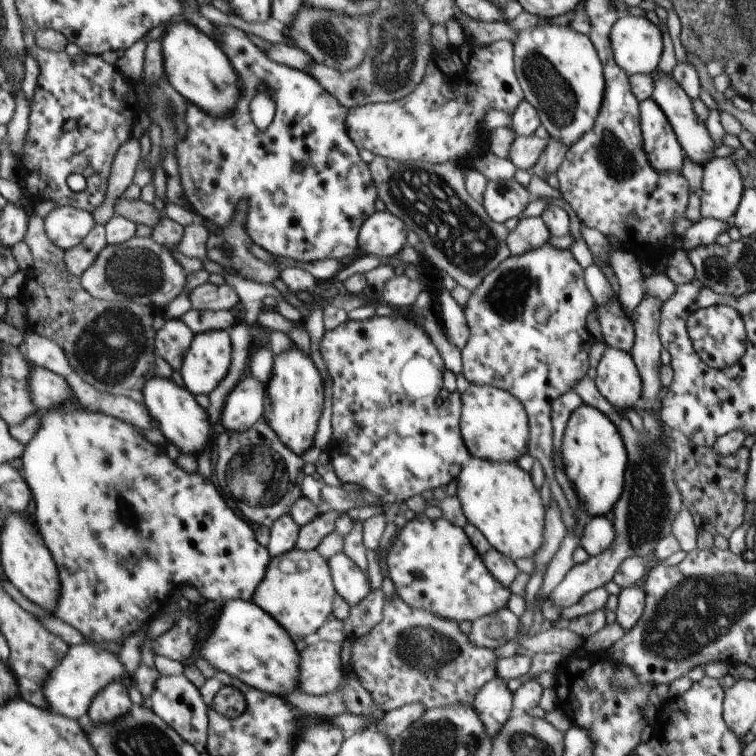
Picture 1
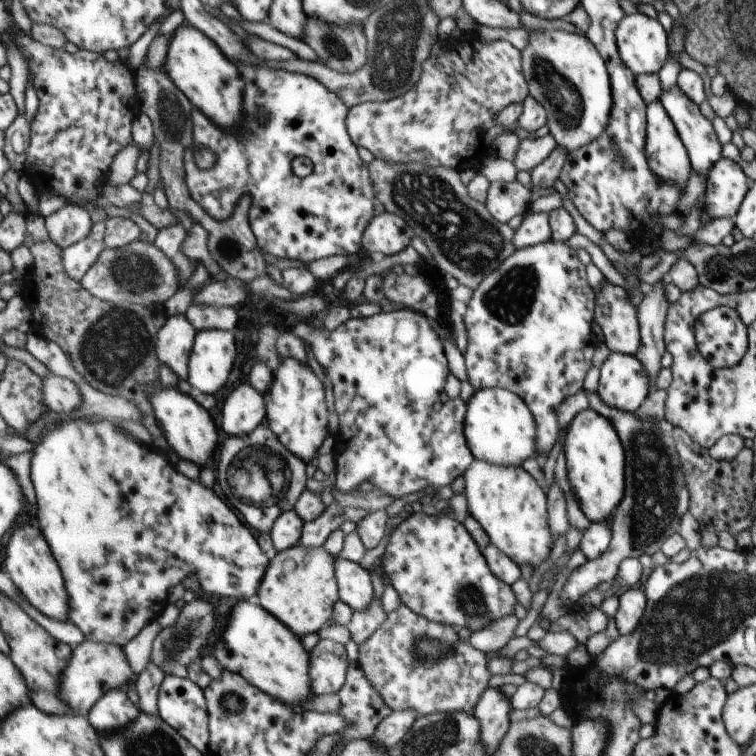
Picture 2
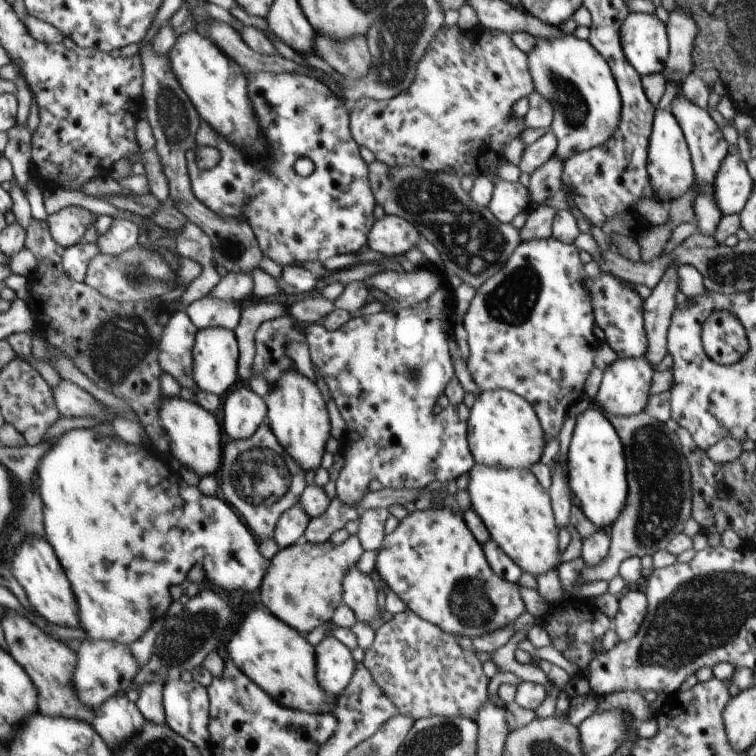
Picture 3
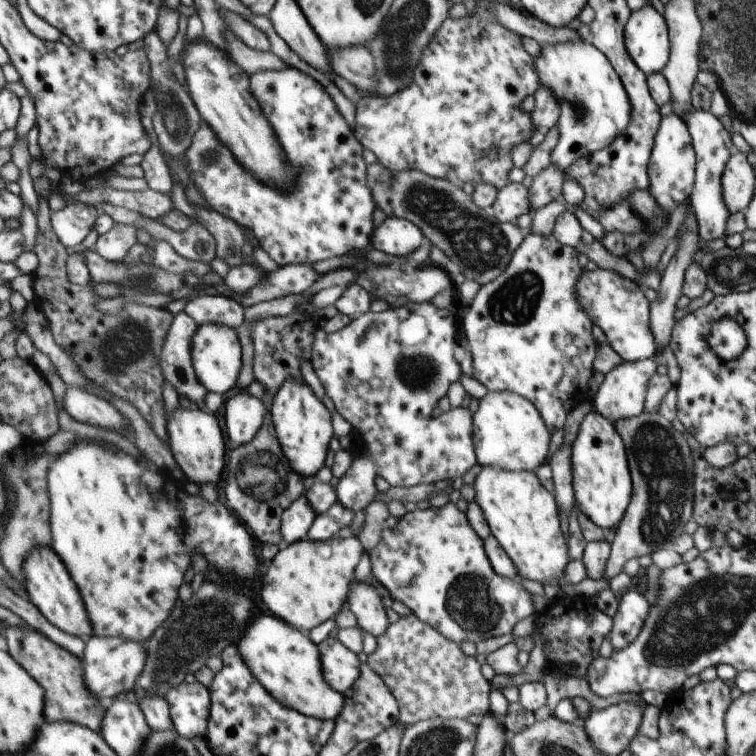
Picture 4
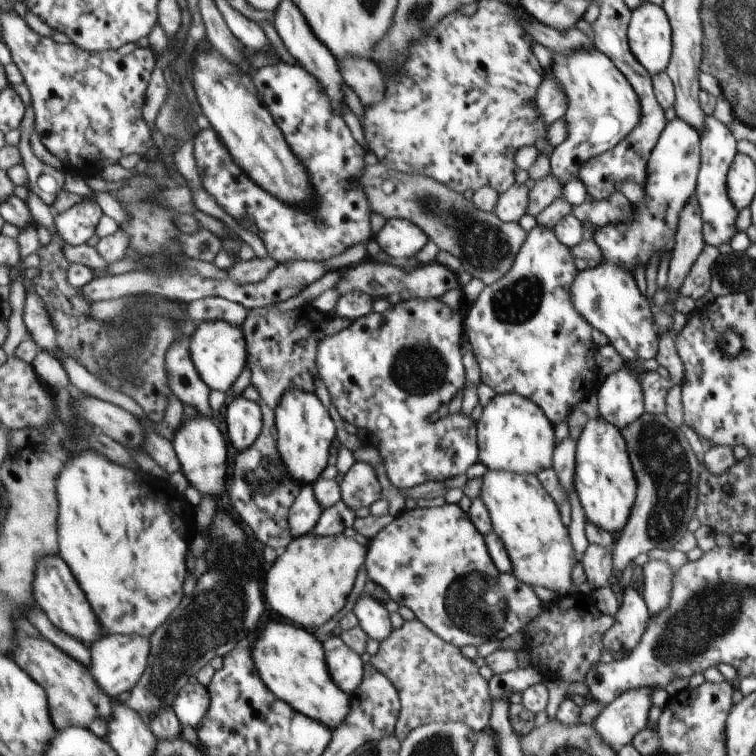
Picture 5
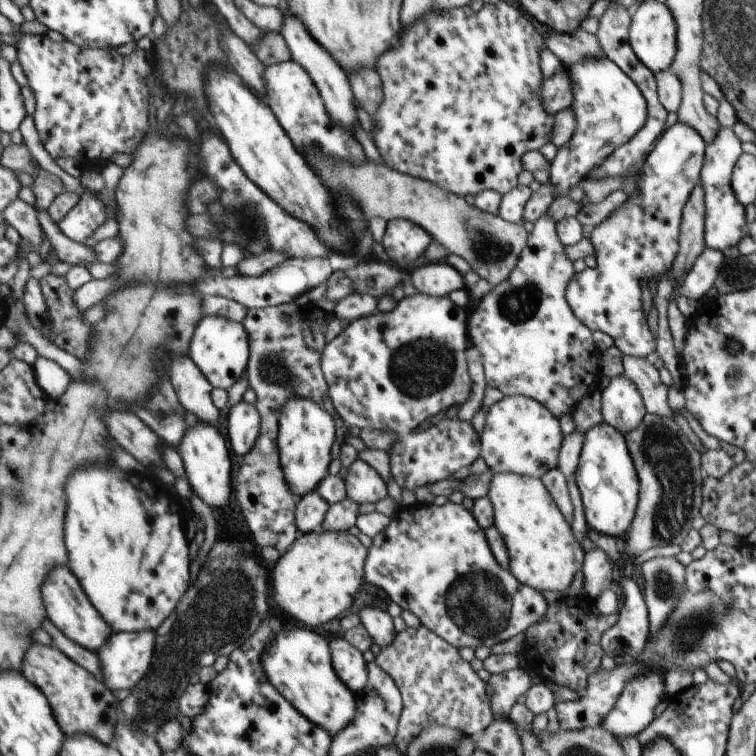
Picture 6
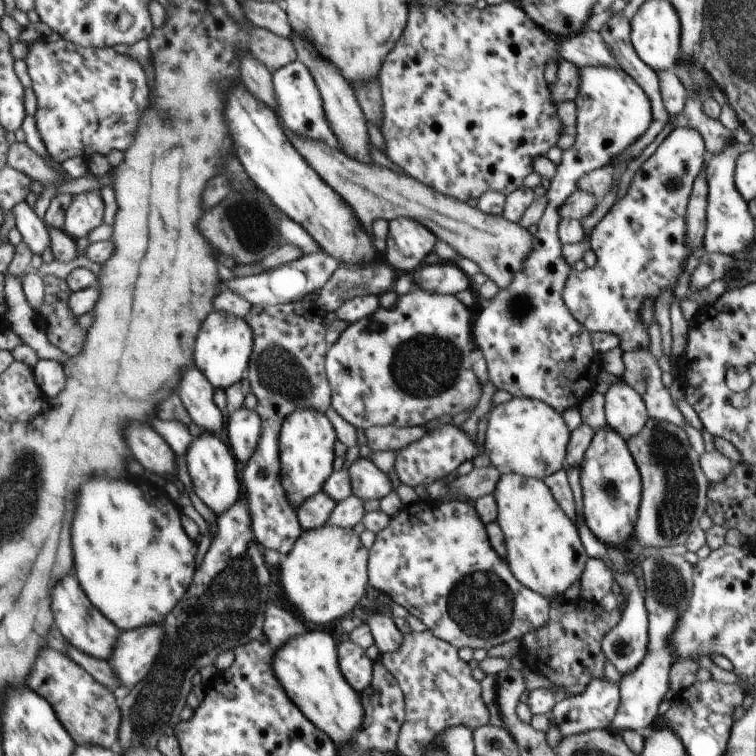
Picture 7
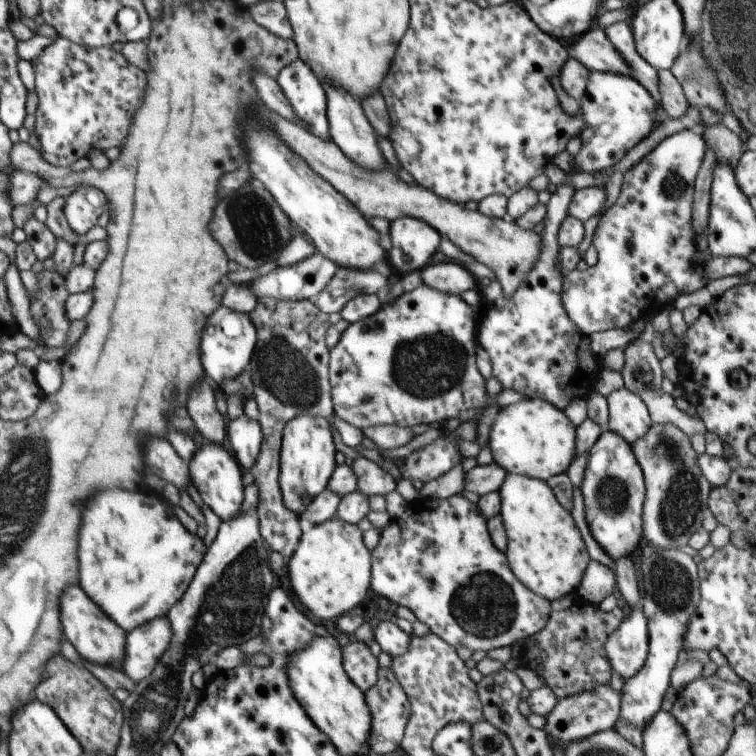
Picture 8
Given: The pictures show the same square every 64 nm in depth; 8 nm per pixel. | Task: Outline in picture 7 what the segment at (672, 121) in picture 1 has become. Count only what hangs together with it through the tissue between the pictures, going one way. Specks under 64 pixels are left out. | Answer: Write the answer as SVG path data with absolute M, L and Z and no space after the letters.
M736 139L730 140L720 154L708 154L705 161L708 178L707 223L703 238L703 247L708 253L733 255L746 252L755 243L754 218L750 214L747 202L737 189L734 175L738 156L744 152L744 146Z

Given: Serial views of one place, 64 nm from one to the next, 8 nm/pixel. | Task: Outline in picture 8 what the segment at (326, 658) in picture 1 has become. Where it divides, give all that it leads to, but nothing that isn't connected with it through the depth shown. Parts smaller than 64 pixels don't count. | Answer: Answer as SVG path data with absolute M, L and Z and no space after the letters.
M352 642L342 647L342 658L345 662L346 674L354 684L364 692L377 685L380 672L378 662L370 654L368 645L362 642Z

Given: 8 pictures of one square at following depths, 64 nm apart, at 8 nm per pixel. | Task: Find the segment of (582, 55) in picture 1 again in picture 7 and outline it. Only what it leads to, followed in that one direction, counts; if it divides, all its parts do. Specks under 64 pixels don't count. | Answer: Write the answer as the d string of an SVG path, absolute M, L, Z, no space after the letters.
M587 66L580 68L578 72L580 72L580 90L575 98L576 142L574 148L562 152L560 164L556 165L556 174L550 182L550 189L547 190L548 205L537 224L538 233L534 236L533 249L530 250L530 256L526 258L524 268L514 278L513 284L508 288L499 289L494 298L485 300L476 313L476 322L474 322L474 340L486 360L489 381L496 386L497 390L510 392L514 397L542 400L559 413L579 406L580 400L594 390L596 378L600 374L598 357L601 354L596 354L592 346L591 332L586 330L573 314L570 314L570 309L564 301L565 285L573 268L568 266L562 256L563 244L560 239L562 216L558 214L558 210L562 210L566 198L570 198L578 189L576 186L578 178L582 178L583 174L588 174L596 168L610 168L610 165L614 165L614 160L624 150L628 150L650 128L653 121L653 108L649 96L621 67Z

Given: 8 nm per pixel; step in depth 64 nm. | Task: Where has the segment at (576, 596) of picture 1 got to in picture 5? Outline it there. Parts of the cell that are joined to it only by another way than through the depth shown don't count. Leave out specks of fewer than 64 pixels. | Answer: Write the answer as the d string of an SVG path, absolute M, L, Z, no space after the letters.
M645 412L636 422L622 428L620 432L626 441L632 470L634 470L638 484L632 514L630 514L625 528L617 534L614 552L612 553L614 570L623 571L638 554L646 554L648 550L654 548L673 548L674 544L678 544L682 540L682 536L688 531L688 524L694 518L696 494L698 494L696 492L696 480L698 480L696 470L700 468L700 462L696 460L685 434L665 414L654 415Z

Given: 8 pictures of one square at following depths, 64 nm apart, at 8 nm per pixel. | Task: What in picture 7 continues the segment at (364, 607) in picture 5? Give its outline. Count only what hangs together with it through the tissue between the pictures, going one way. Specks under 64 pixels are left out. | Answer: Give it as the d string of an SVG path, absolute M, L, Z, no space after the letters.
M376 613L365 616L364 622L369 625L370 632L380 653L396 652L402 646L404 634L398 630L392 617Z

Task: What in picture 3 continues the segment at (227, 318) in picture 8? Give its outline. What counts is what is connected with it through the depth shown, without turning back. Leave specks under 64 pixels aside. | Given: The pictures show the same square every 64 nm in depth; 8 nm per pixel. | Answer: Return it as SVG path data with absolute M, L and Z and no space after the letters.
M224 327L200 329L196 337L194 374L201 390L224 396L238 382L241 346L237 331Z

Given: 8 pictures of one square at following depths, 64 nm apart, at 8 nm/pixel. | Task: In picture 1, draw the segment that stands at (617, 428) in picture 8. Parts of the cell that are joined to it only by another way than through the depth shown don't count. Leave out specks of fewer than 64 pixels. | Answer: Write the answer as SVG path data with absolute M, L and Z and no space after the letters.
M606 345L597 371L596 389L610 405L628 410L634 404L640 404L644 384L628 351Z

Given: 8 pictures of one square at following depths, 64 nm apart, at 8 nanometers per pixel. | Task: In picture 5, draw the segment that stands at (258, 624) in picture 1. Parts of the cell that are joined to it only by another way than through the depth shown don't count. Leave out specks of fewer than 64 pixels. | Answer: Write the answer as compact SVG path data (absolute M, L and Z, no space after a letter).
M276 620L266 624L254 644L254 660L264 682L282 702L289 703L294 710L301 711L316 722L325 723L331 731L336 730L350 714L352 700L330 675L322 642L290 622Z

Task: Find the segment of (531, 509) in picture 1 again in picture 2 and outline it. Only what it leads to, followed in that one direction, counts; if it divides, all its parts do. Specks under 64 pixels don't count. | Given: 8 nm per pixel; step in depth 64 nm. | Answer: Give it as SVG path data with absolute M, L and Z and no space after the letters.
M474 459L470 468L463 474L464 496L468 504L468 512L476 522L483 526L494 546L498 546L506 556L509 556L518 566L530 565L533 570L539 567L550 556L553 547L554 536L550 534L550 516L546 516L546 494L536 484L529 472L517 466L502 466L490 464Z

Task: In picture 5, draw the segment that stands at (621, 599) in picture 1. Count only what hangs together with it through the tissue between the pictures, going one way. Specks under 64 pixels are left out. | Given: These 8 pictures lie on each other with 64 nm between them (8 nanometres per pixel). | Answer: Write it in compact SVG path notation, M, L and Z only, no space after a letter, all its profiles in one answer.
M630 584L624 587L622 604L615 618L616 624L605 633L605 647L614 660L622 660L642 642L649 628L648 604Z

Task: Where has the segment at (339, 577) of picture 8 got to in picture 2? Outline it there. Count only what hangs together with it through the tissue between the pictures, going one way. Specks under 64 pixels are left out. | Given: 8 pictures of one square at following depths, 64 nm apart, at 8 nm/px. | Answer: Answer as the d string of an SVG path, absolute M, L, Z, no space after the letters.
M356 531L345 536L343 549L338 554L330 554L322 547L306 548L300 544L291 546L286 550L277 552L270 561L269 572L257 597L257 601L270 611L276 618L280 619L286 626L298 636L305 637L307 634L314 634L322 629L322 626L333 617L332 608L338 602L337 567L334 566L336 558L344 558L359 563L364 556L366 548Z

